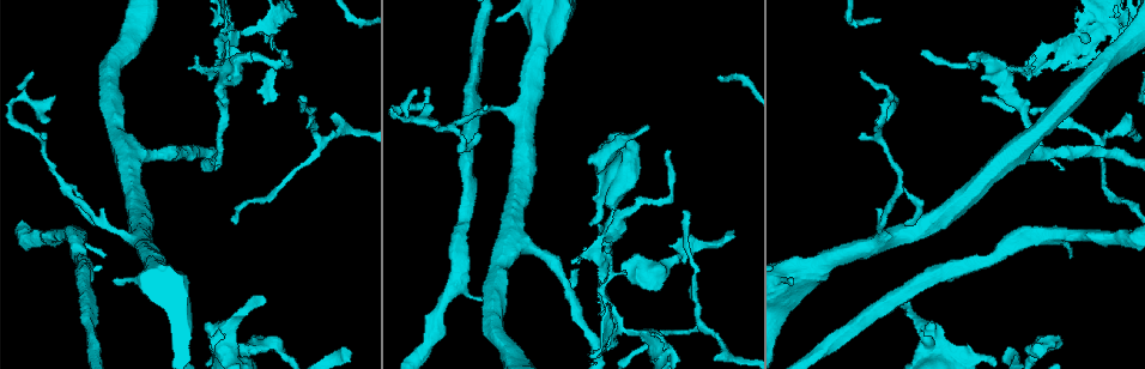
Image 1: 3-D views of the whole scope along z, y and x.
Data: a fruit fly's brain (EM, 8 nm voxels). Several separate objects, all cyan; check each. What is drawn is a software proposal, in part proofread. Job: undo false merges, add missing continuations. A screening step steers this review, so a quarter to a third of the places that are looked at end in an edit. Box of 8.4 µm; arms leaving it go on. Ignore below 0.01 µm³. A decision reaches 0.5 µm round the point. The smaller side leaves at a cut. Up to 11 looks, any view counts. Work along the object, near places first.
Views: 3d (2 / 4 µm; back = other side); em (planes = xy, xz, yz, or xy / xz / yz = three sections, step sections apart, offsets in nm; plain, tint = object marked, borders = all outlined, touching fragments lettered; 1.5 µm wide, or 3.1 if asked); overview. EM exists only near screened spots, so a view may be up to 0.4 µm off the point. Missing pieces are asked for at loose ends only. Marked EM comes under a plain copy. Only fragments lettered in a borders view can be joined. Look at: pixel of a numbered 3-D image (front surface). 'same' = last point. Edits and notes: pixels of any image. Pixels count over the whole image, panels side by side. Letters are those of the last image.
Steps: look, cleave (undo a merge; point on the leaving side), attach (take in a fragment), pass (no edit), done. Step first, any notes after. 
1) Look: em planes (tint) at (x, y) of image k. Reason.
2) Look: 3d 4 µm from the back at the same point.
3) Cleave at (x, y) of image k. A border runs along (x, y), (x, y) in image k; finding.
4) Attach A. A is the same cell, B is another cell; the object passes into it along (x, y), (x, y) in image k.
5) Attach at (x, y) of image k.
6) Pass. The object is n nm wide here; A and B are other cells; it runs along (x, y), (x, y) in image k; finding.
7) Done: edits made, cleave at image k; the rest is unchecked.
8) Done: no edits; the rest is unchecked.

Look: em yz step 4 (borders) at (239, 347) of image 1. Free end.

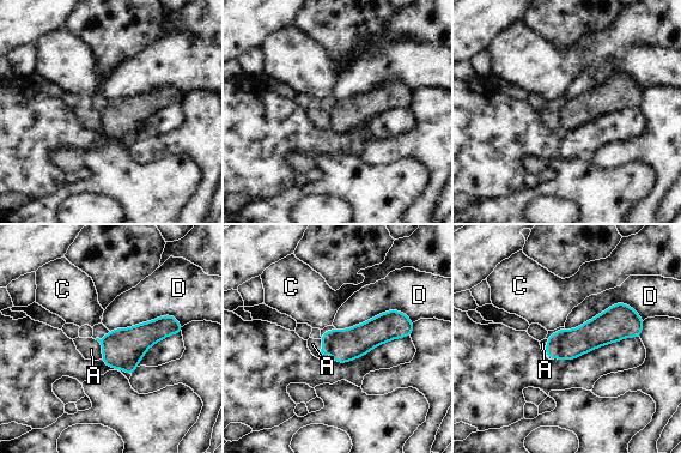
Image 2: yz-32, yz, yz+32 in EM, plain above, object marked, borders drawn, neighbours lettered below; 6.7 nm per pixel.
Look: em planes (borders) at the same point. Cut it another way.

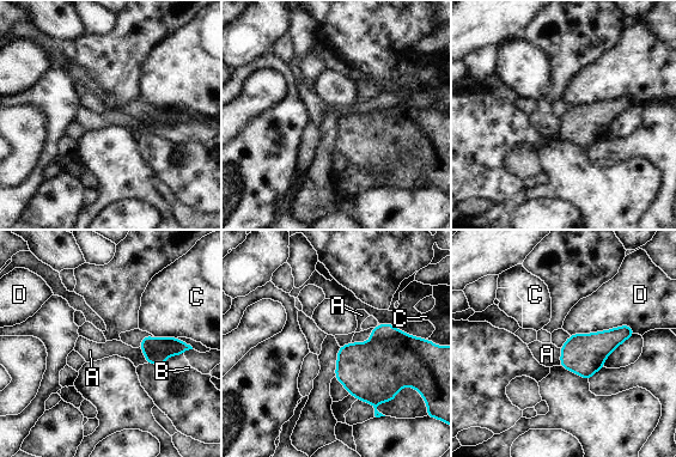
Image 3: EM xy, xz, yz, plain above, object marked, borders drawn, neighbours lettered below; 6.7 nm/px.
Pass. The longest contact is with D, 460 nm; A, B, C and D are other cells; none of them fits.

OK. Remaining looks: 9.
Look: 3d 4 µm at (924, 335) of image 1.

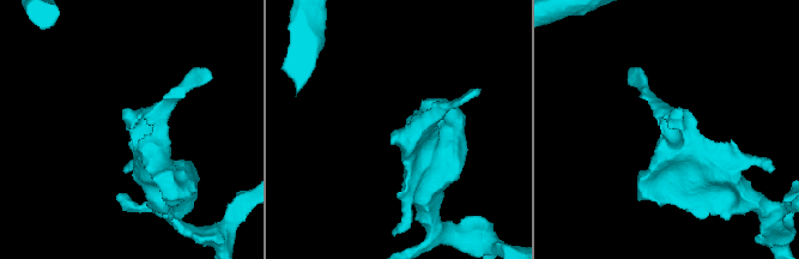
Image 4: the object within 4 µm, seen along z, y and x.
Look: em planes (borders) at (129, 125) of image 4. Now the EM.

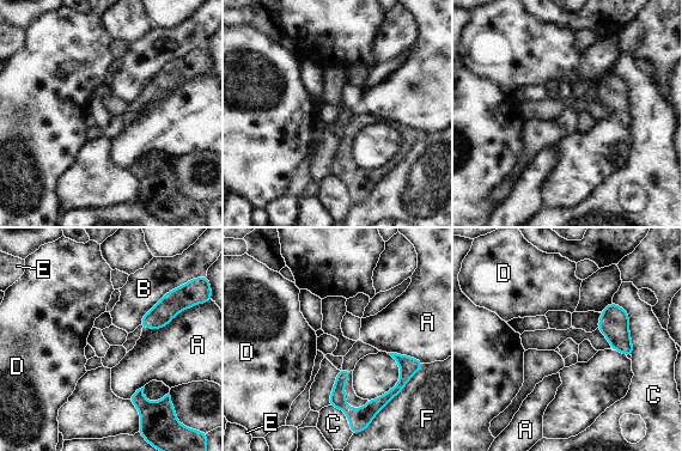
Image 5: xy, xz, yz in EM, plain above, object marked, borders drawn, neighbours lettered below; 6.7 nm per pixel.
Pass. A, B, C, D, E and F are other cells; none of them fits.

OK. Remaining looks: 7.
Look: 3d 2 µm from the back at (285, 50) of image 1. Thin end.

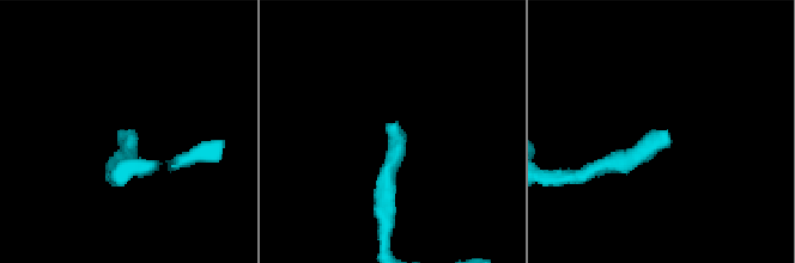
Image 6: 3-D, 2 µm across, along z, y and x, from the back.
Look: em planes (borders) at (665, 131) of image 6.

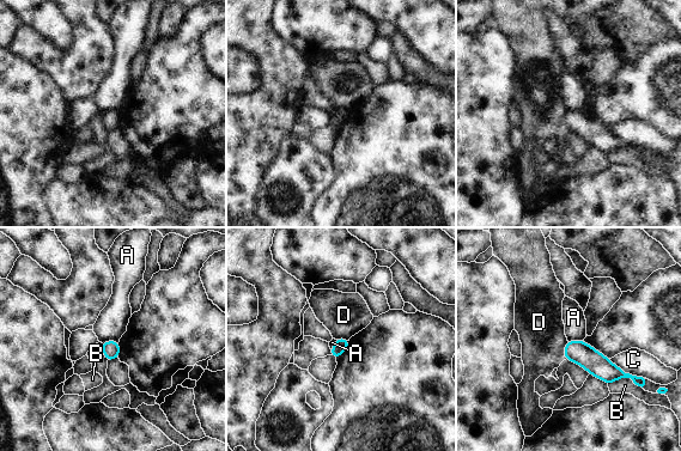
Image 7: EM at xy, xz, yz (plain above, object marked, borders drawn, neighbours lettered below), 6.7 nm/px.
Pass. A, B, C and D are other cells; a border runs along (119, 340), (105, 340), (102, 343) in image 7; none of them fits.

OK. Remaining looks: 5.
Look: 3d 4 µm at (428, 86) of image 1. Thin end.

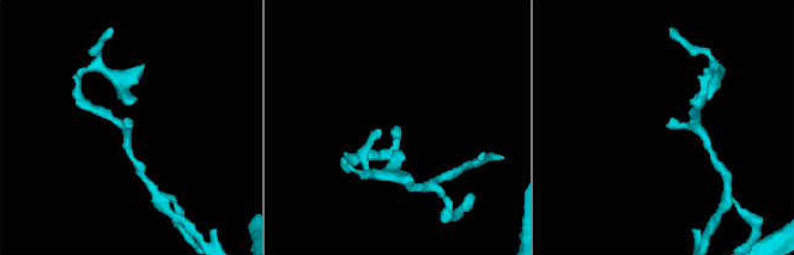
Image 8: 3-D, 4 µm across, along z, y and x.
Look: em planes (borders) at (666, 126) of image 8. Now the EM.

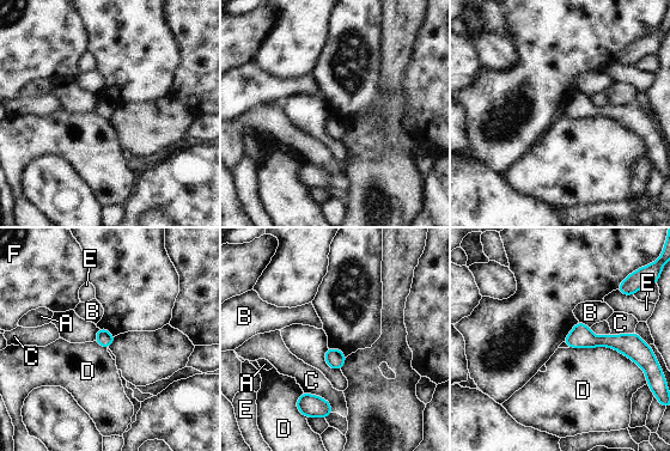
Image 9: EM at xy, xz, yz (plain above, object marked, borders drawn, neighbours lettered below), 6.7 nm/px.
Pass. A, B, C, D, E and F are other cells; it runs along (567, 341), (615, 341), (637, 348) in image 9; no lettered fragment goes on from it.

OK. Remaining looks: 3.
Done: no edits; the rest is unchecked.

